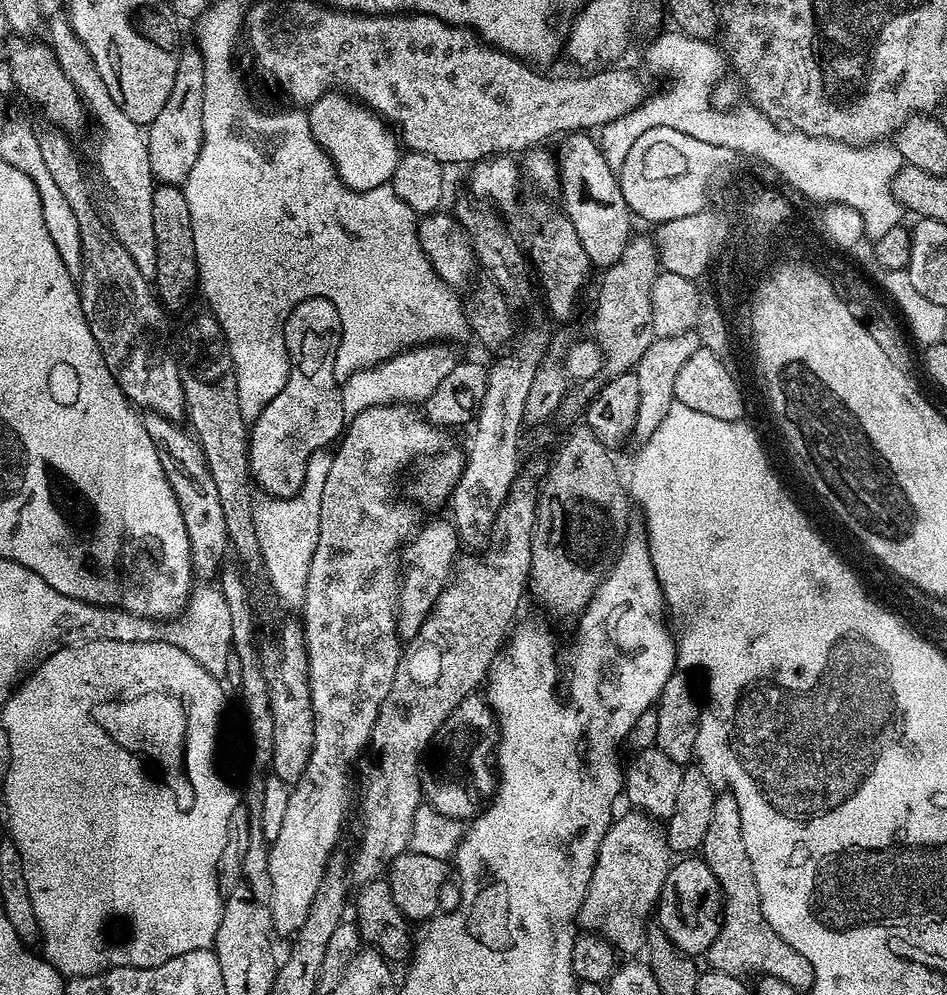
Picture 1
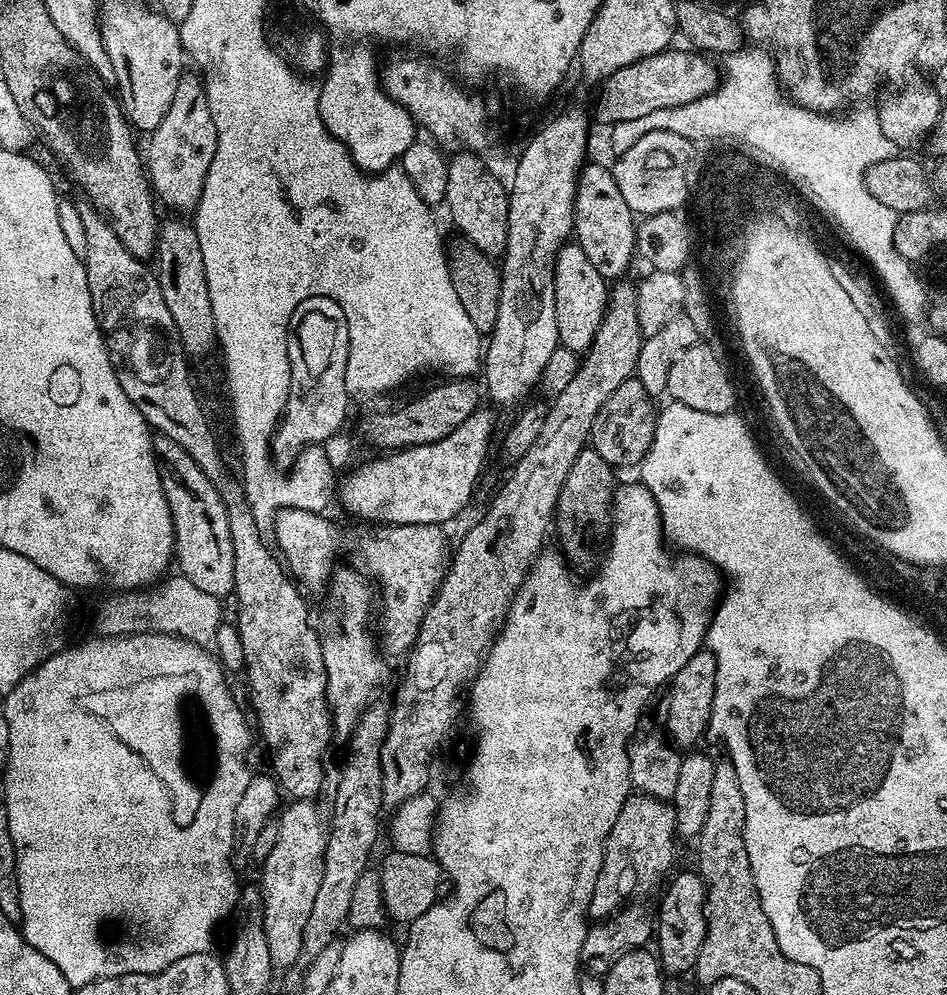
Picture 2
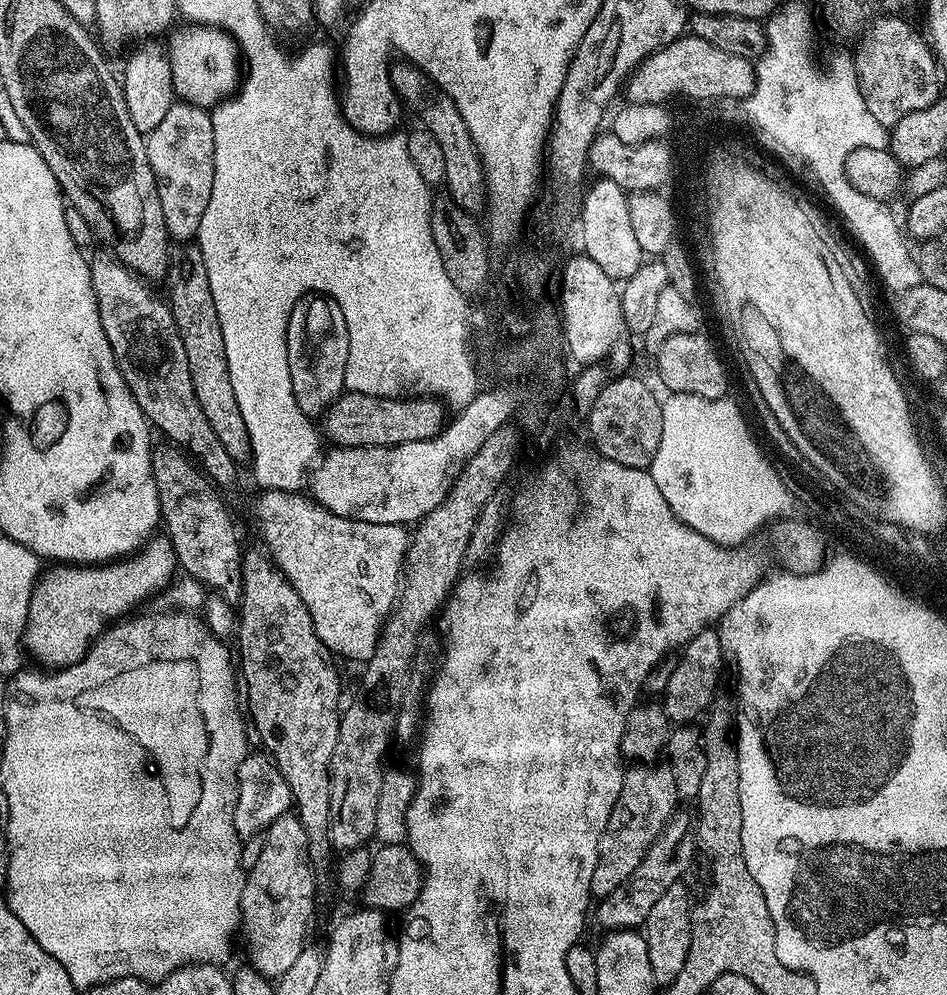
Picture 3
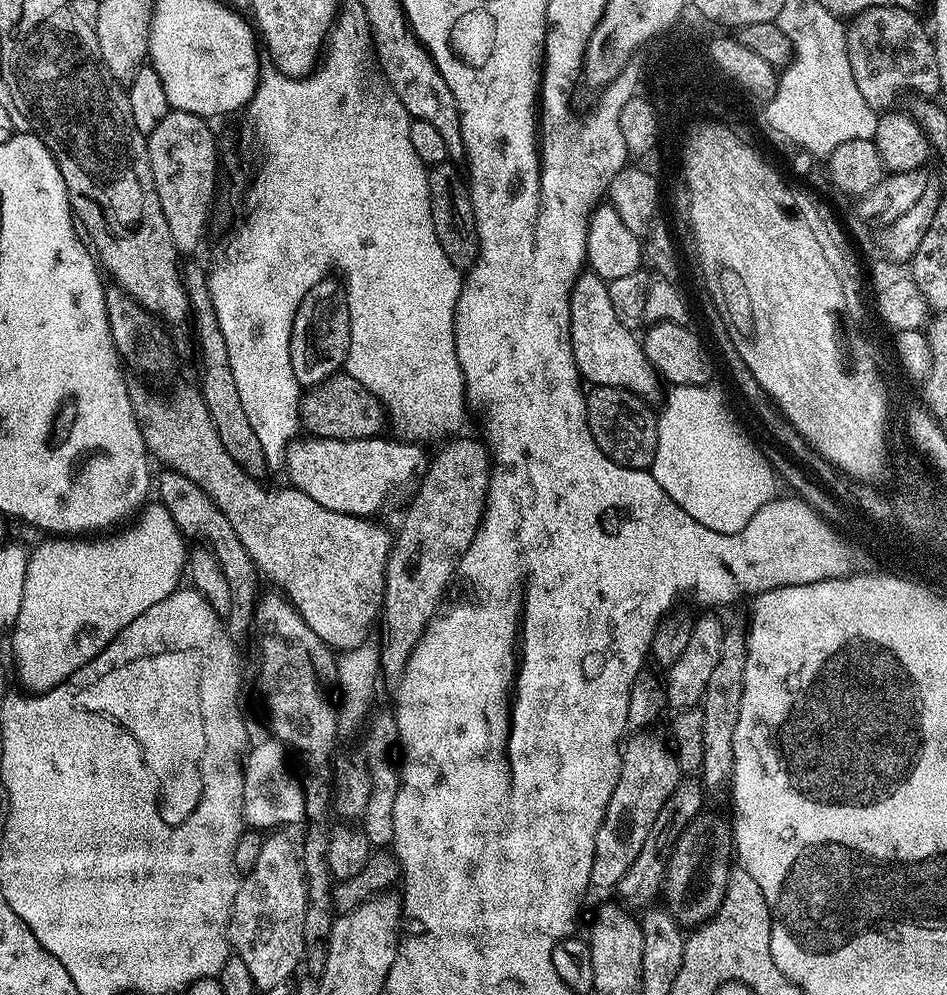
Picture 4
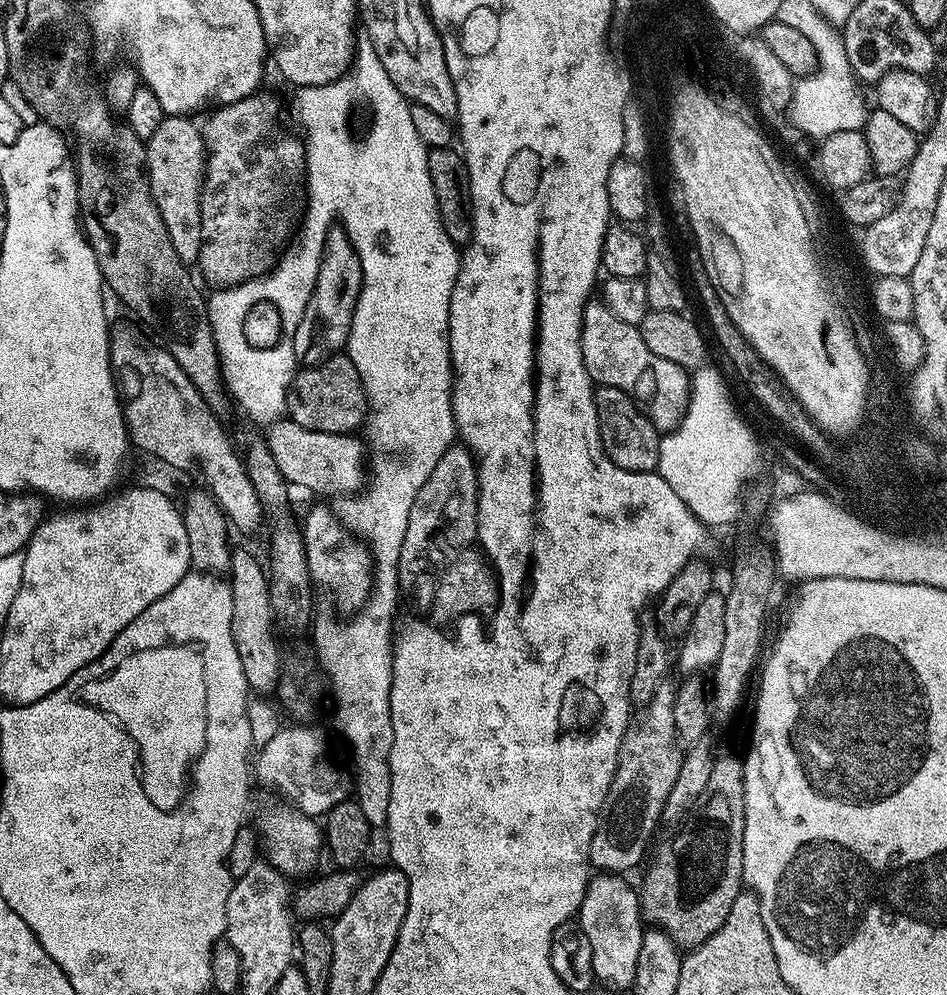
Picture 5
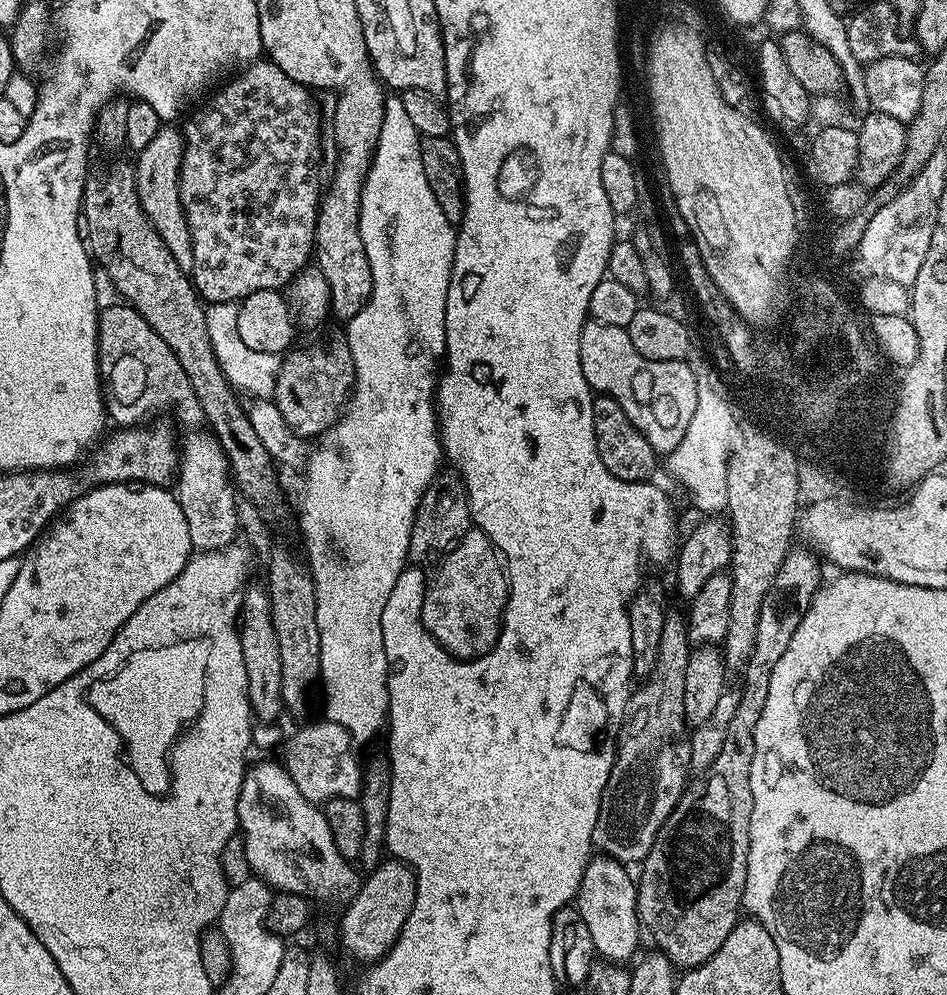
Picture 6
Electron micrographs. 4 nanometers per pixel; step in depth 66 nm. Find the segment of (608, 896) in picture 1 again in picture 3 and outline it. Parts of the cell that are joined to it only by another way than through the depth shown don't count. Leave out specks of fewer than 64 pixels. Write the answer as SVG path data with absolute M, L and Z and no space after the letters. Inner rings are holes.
M632 766L624 773L622 782L622 794L618 794L618 802L610 814L610 822L606 822L606 830L600 839L598 850L598 866L594 870L592 879L591 895L596 898L603 898L618 890L638 870L638 866L644 861L644 855L652 849L652 844L661 832L667 827L672 813L677 811L678 797L674 786L674 774L671 767L664 766Z

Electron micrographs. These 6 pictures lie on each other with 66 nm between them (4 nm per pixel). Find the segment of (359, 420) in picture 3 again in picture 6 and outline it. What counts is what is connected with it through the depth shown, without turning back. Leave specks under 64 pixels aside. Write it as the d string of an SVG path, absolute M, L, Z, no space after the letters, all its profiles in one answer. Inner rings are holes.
M347 339L324 340L309 348L296 346L280 361L274 401L290 430L303 438L320 438L340 419L355 383L354 358Z

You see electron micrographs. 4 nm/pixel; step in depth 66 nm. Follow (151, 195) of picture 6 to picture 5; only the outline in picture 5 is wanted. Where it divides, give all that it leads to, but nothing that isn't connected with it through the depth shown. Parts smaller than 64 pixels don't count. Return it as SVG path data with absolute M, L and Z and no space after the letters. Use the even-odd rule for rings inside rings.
M165 116L162 126L158 126L158 130L154 130L154 134L146 142L144 149L144 162L148 173L148 185L150 186L150 194L154 198L154 202L160 211L162 222L166 224L166 234L170 234L170 242L174 242L174 251L177 252L178 258L186 265L192 266L199 261L200 246L202 244L202 226L200 225L200 185L204 178L204 134L199 123L195 124L195 119L188 116Z

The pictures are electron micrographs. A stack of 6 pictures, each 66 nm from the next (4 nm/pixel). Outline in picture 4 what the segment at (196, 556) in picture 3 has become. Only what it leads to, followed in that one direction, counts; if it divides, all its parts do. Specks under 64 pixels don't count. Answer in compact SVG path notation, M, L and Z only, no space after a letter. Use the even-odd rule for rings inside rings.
M164 470L161 473L161 476L157 475L154 480L155 495L156 492L160 495L157 496L159 503L163 504L166 510L170 510L170 518L174 518L178 530L184 533L189 541L205 540L203 543L206 548L216 556L221 573L226 576L229 583L230 597L233 598L231 623L251 625L252 613L258 599L258 591L256 592L258 573L250 554L246 554L246 546L238 542L238 534L234 534L234 526L226 522L226 514L218 510L218 506L208 497L206 490L202 490L202 486L190 482L186 474L171 470Z

